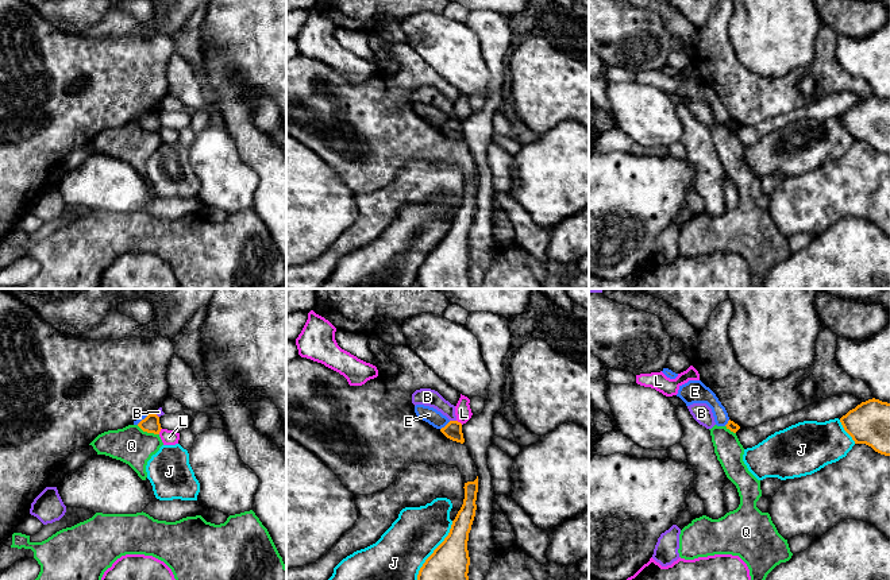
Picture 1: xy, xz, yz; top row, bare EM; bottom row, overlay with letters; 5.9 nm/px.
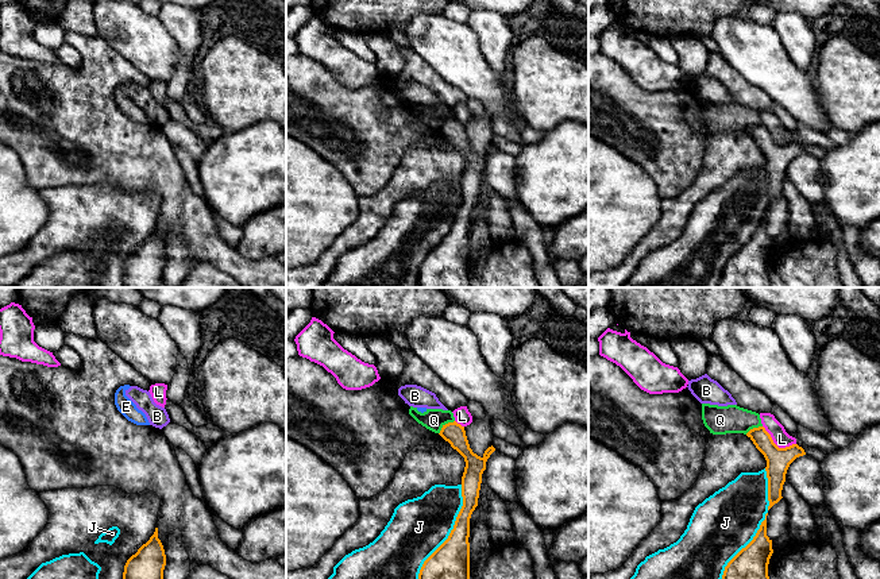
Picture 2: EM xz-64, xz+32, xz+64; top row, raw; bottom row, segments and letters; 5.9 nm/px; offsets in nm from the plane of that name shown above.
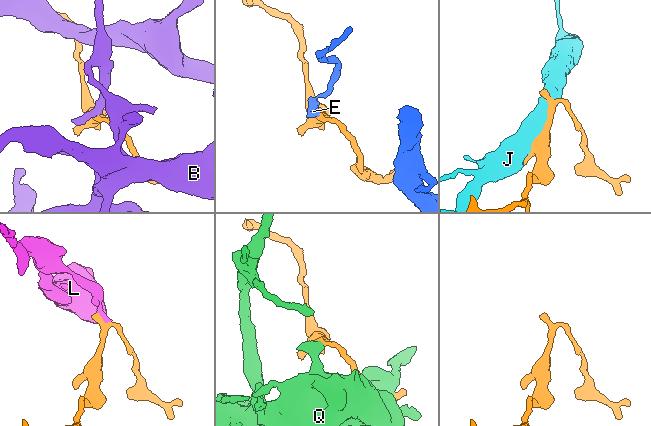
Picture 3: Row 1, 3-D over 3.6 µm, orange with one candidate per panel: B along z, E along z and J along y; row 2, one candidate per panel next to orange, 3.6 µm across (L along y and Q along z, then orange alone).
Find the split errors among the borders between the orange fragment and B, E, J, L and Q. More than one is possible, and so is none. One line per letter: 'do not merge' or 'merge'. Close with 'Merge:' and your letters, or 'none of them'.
B: do not merge
E: do not merge
J: do not merge
L: do not merge
Q: do not merge
Merge: none of them

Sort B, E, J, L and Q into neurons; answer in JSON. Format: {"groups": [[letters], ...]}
{"groups": [["B"], ["E"], ["J"], ["L"], ["Q"]]}

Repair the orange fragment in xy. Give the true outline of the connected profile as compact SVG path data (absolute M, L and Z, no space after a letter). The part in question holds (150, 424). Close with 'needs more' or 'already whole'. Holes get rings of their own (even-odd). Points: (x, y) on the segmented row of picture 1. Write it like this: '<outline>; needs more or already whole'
M149 414L145 419L142 419L138 426L147 433L159 434L161 424L159 417L157 414Z; already whole

